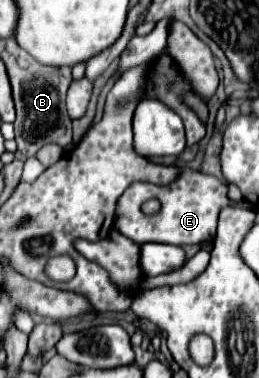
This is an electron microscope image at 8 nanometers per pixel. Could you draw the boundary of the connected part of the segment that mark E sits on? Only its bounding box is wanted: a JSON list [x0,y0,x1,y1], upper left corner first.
[114,167,232,247]

